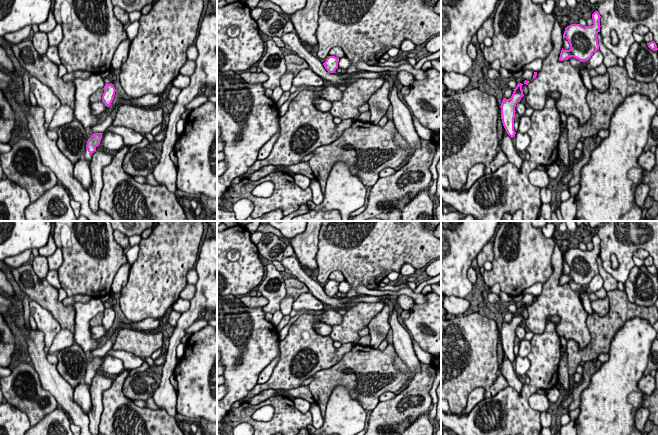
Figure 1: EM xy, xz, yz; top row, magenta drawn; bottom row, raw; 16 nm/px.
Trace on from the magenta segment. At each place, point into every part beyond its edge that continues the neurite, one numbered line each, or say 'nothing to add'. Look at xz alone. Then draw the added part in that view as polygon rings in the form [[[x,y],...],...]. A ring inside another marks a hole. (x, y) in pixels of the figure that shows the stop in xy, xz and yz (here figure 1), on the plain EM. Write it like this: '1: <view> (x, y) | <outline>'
nothing to add

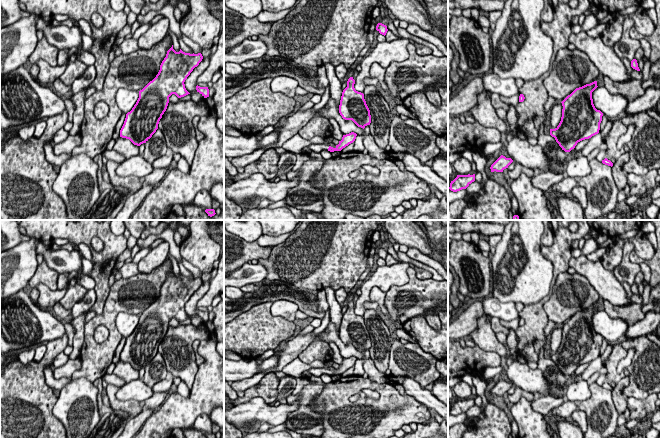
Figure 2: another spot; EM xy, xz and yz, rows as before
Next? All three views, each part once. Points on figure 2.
1: xz (317, 372) | [[[311,368],[308,371],[311,373],[311,375],[320,377],[322,374],[328,374],[329,369],[328,368]]]

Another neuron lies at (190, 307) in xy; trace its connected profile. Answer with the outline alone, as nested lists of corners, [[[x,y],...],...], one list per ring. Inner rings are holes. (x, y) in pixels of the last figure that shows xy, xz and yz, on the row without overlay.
[[[203,281],[197,291],[193,293],[190,299],[185,304],[185,312],[190,317],[191,323],[194,326],[199,326],[201,323],[207,323],[196,314],[198,301],[206,294],[209,289],[209,281]]]

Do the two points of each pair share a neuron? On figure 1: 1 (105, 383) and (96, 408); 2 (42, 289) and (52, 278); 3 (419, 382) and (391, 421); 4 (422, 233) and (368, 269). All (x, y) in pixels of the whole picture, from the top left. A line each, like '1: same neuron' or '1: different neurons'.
1: same neuron
2: different neurons
3: same neuron
4: same neuron

